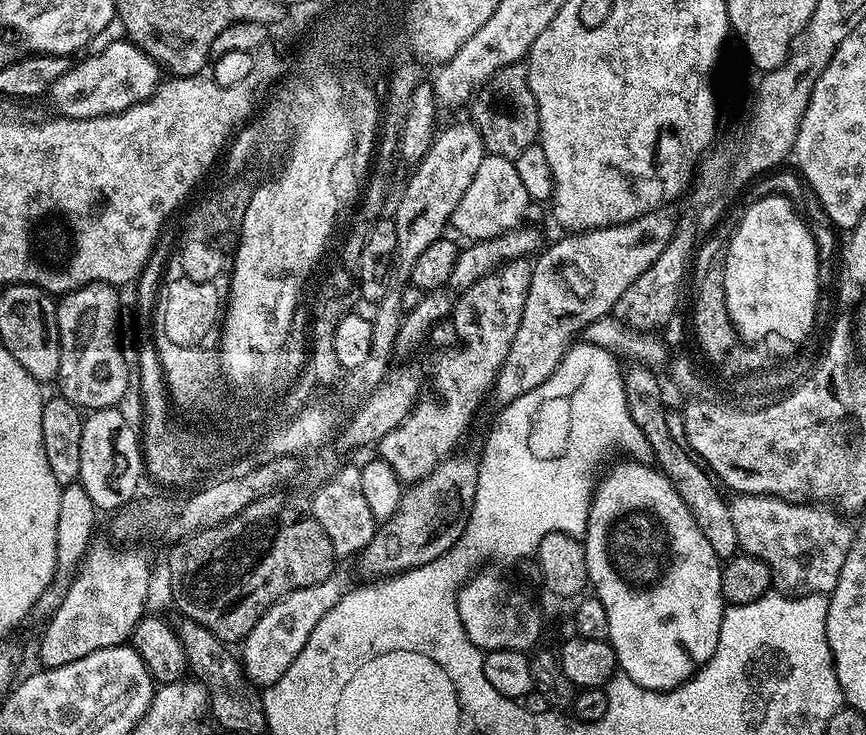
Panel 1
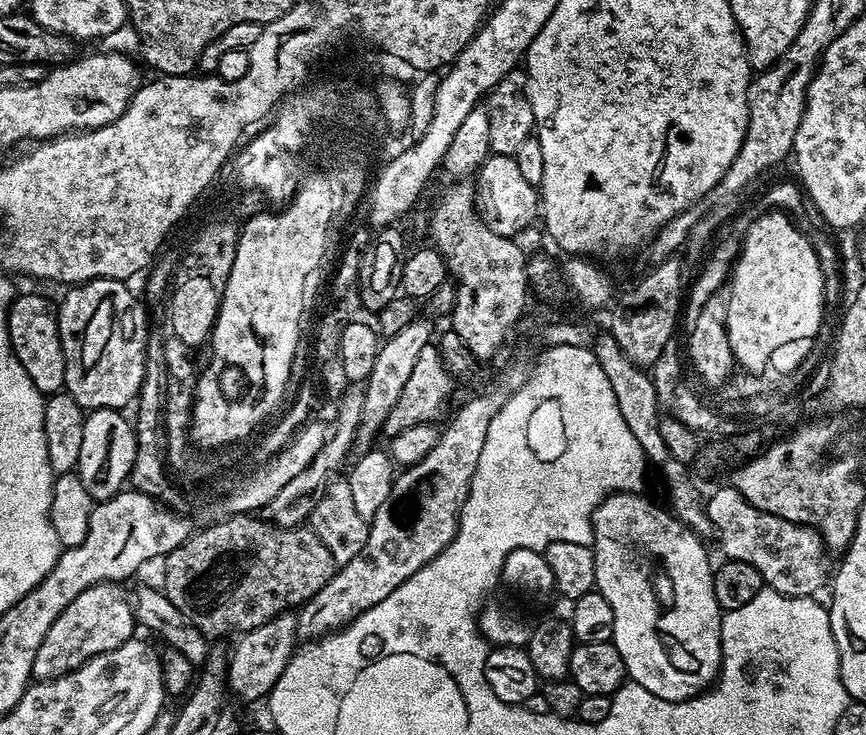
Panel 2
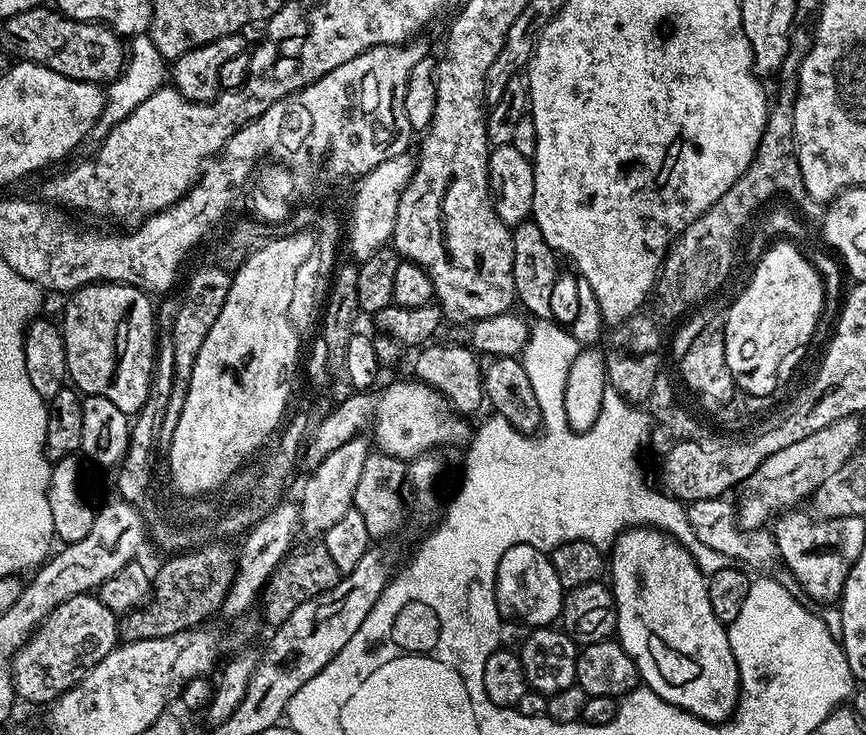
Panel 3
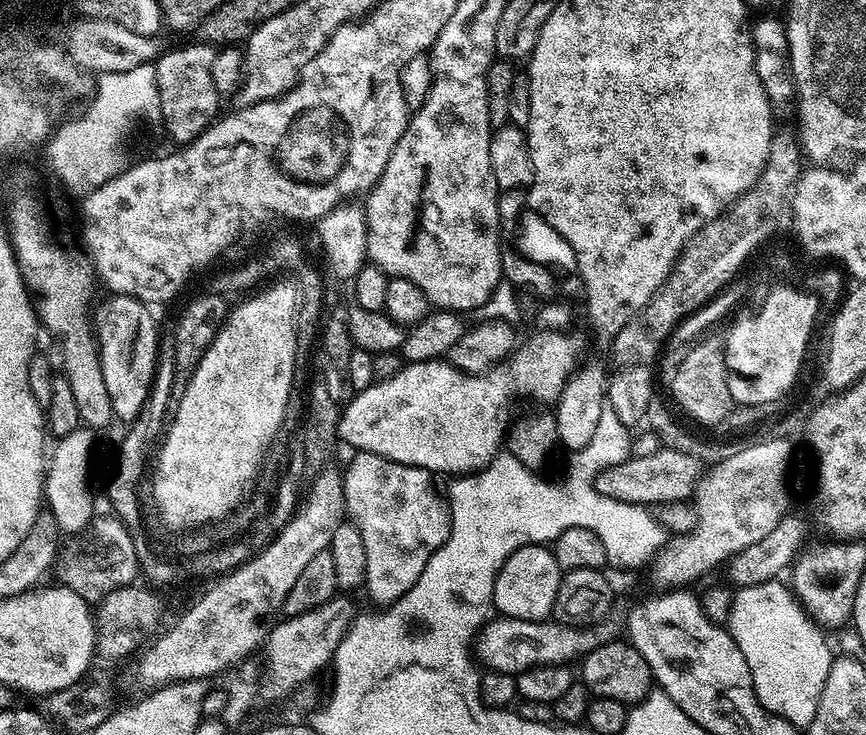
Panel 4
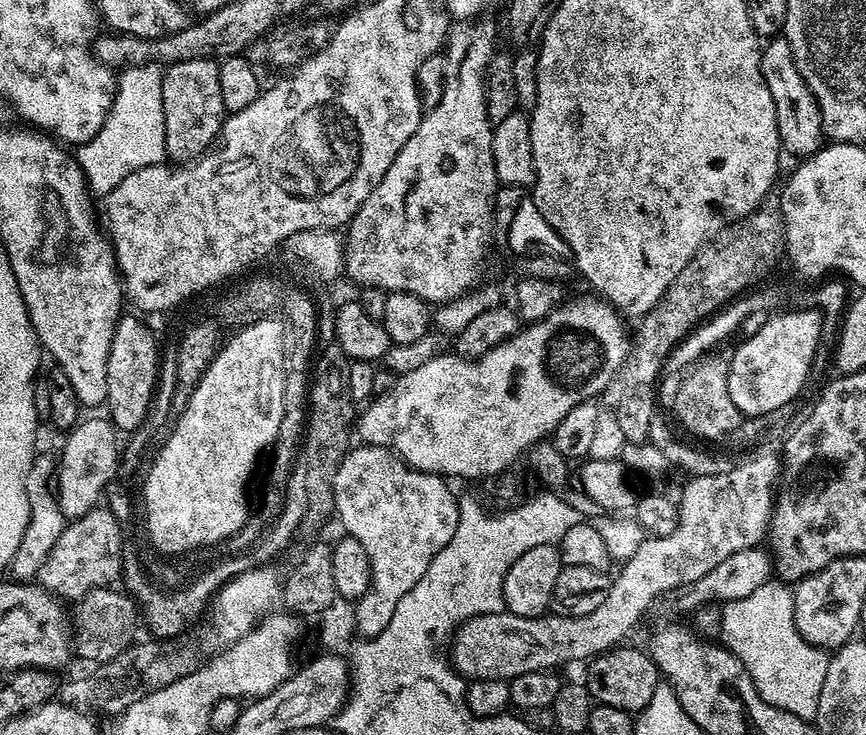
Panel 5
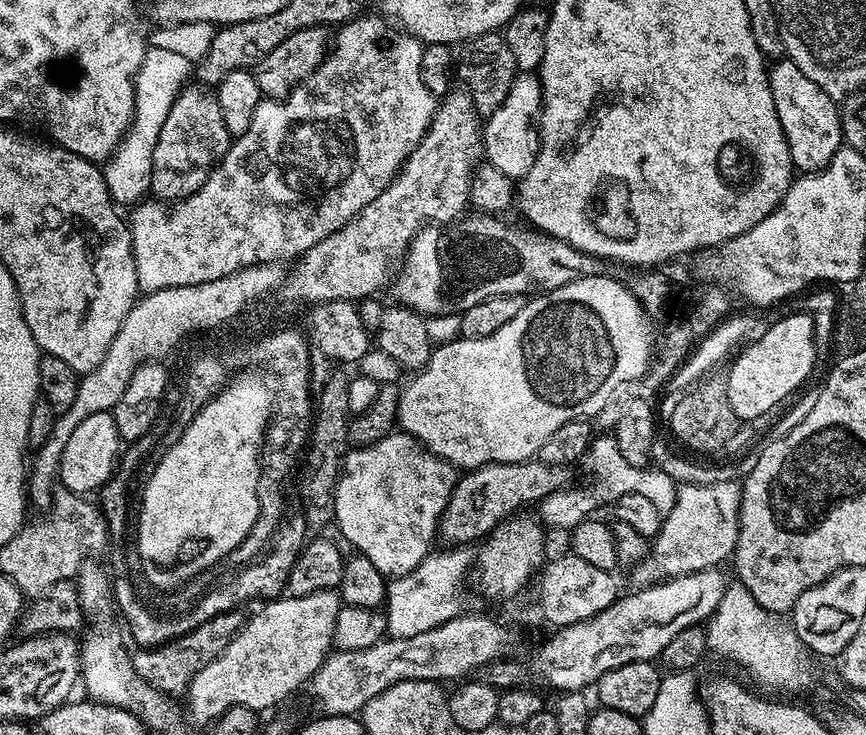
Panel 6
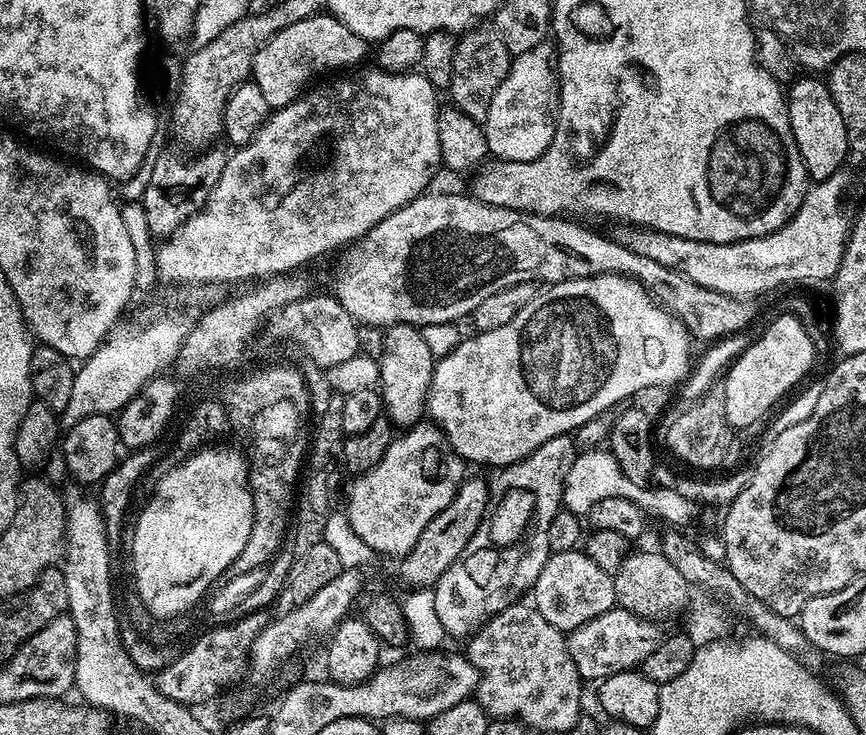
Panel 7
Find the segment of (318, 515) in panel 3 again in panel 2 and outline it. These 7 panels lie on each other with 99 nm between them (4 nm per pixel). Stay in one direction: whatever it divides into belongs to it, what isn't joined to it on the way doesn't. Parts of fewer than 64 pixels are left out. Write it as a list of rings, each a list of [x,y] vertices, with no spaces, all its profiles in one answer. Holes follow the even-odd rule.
[[[418,316],[408,326],[404,326],[394,336],[385,339],[381,343],[378,358],[375,359],[374,368],[364,382],[364,405],[359,425],[354,434],[353,445],[360,452],[373,447],[374,440],[381,435],[385,420],[387,420],[392,408],[401,397],[402,390],[410,378],[414,365],[418,362],[418,355],[431,343],[431,336],[435,335],[433,324]]]

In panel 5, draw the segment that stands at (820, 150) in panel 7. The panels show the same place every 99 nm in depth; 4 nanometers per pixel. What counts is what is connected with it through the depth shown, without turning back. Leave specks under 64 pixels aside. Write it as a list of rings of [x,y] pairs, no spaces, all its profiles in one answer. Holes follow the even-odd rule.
[[[784,35],[771,37],[761,47],[760,65],[766,86],[770,90],[770,98],[774,98],[774,114],[778,122],[778,134],[785,153],[795,158],[807,158],[820,151],[826,143],[822,114],[812,91],[806,86],[798,66],[794,62],[794,54],[790,50],[790,42]]]

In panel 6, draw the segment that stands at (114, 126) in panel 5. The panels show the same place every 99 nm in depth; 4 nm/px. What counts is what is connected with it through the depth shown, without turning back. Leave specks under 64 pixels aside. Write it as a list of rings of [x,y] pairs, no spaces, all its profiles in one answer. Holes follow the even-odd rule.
[[[149,47],[142,58],[142,66],[136,72],[134,80],[134,114],[132,124],[126,131],[124,137],[120,139],[120,145],[116,147],[112,155],[108,157],[103,165],[104,181],[107,190],[111,194],[114,204],[123,206],[135,205],[142,200],[151,189],[154,146],[158,146],[158,134],[162,130],[162,122],[166,122],[166,114],[170,114],[170,106],[174,106],[174,98],[178,96],[181,89],[188,83],[188,75],[194,72],[193,61],[182,58],[173,51],[154,49]]]

